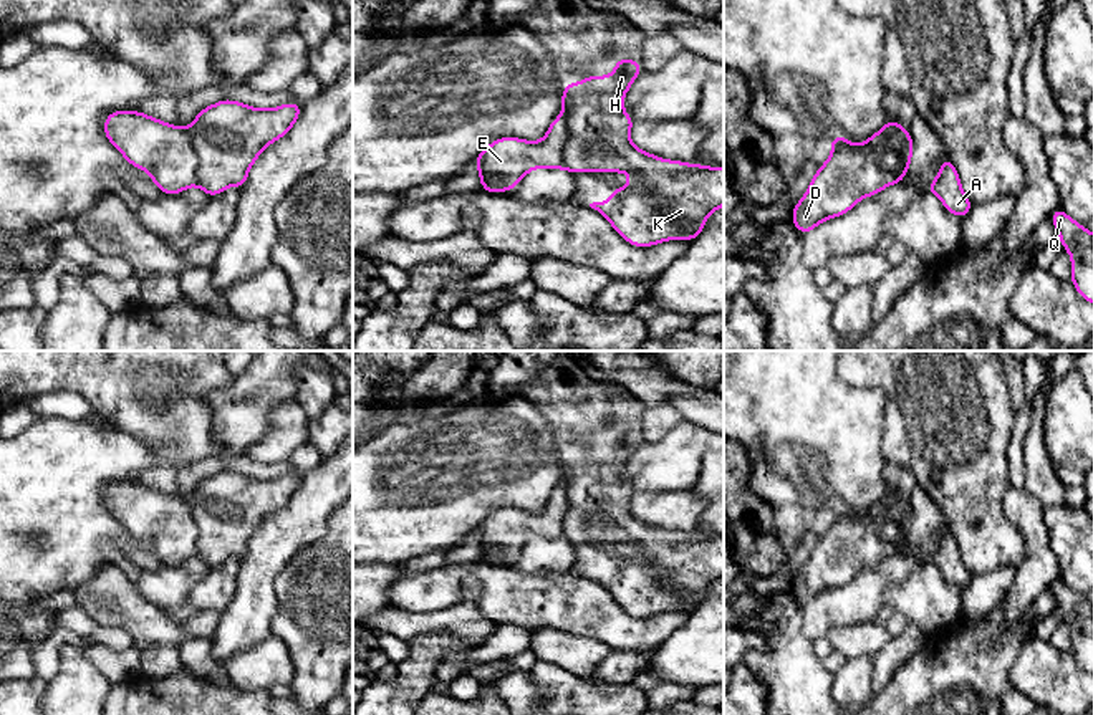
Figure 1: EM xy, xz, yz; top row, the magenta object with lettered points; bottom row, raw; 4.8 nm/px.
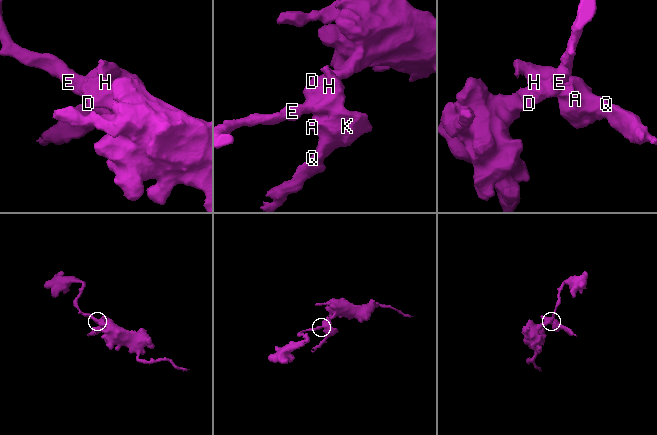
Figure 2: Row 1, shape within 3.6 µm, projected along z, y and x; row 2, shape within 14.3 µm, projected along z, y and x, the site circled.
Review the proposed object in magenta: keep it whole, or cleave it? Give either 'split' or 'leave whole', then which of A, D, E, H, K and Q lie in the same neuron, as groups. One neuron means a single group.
split | A H K Q / D E

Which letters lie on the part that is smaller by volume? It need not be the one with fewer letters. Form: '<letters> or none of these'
A, H, K, Q

